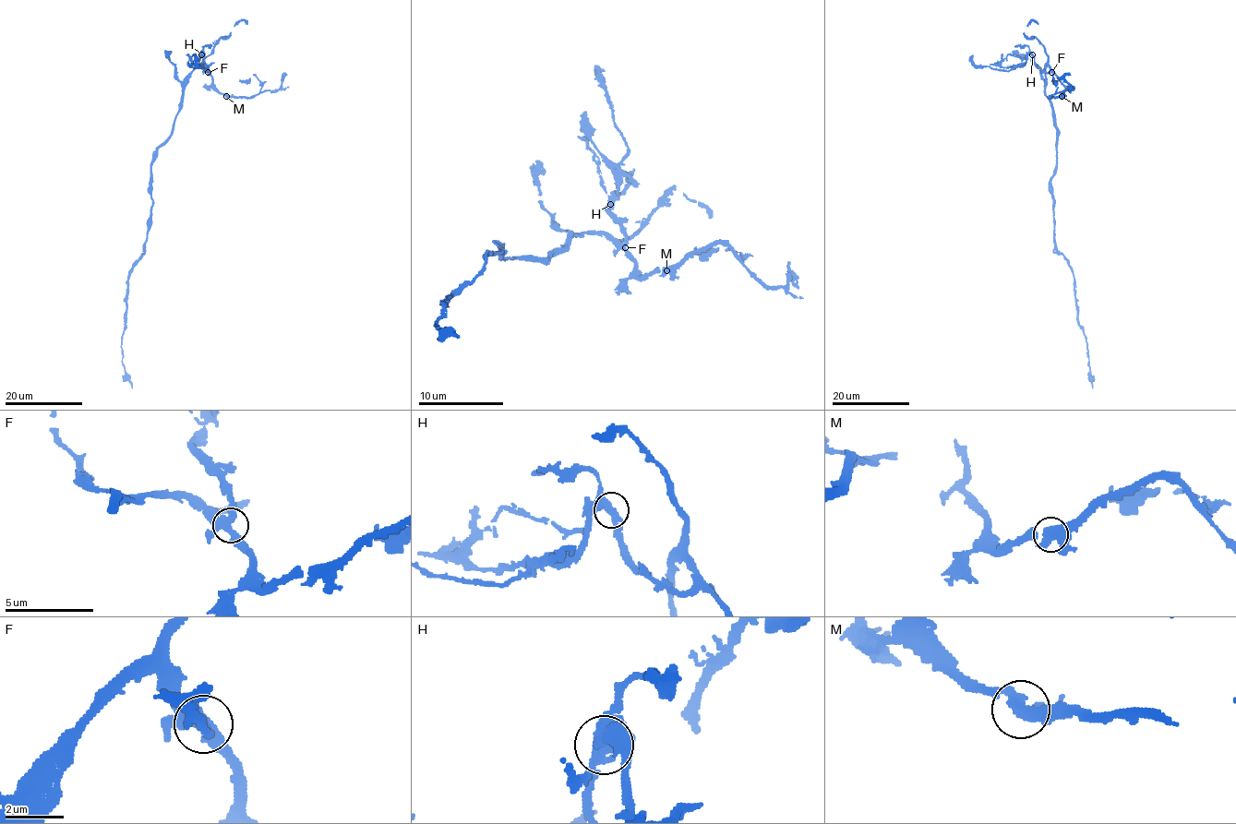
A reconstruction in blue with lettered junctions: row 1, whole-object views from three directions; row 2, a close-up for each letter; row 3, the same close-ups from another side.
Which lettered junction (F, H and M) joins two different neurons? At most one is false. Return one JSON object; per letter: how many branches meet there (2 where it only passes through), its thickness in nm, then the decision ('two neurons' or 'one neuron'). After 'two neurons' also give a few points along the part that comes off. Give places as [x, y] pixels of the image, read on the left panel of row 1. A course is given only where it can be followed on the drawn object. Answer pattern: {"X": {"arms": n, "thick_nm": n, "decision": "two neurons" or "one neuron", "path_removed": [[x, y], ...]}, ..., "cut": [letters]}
{"F": {"arms": 4, "thick_nm": 400, "decision": "one neuron"}, "H": {"arms": 4, "thick_nm": 400, "decision": "one neuron"}, "M": {"arms": 4, "thick_nm": 400, "decision": "one neuron"}, "cut": []}

